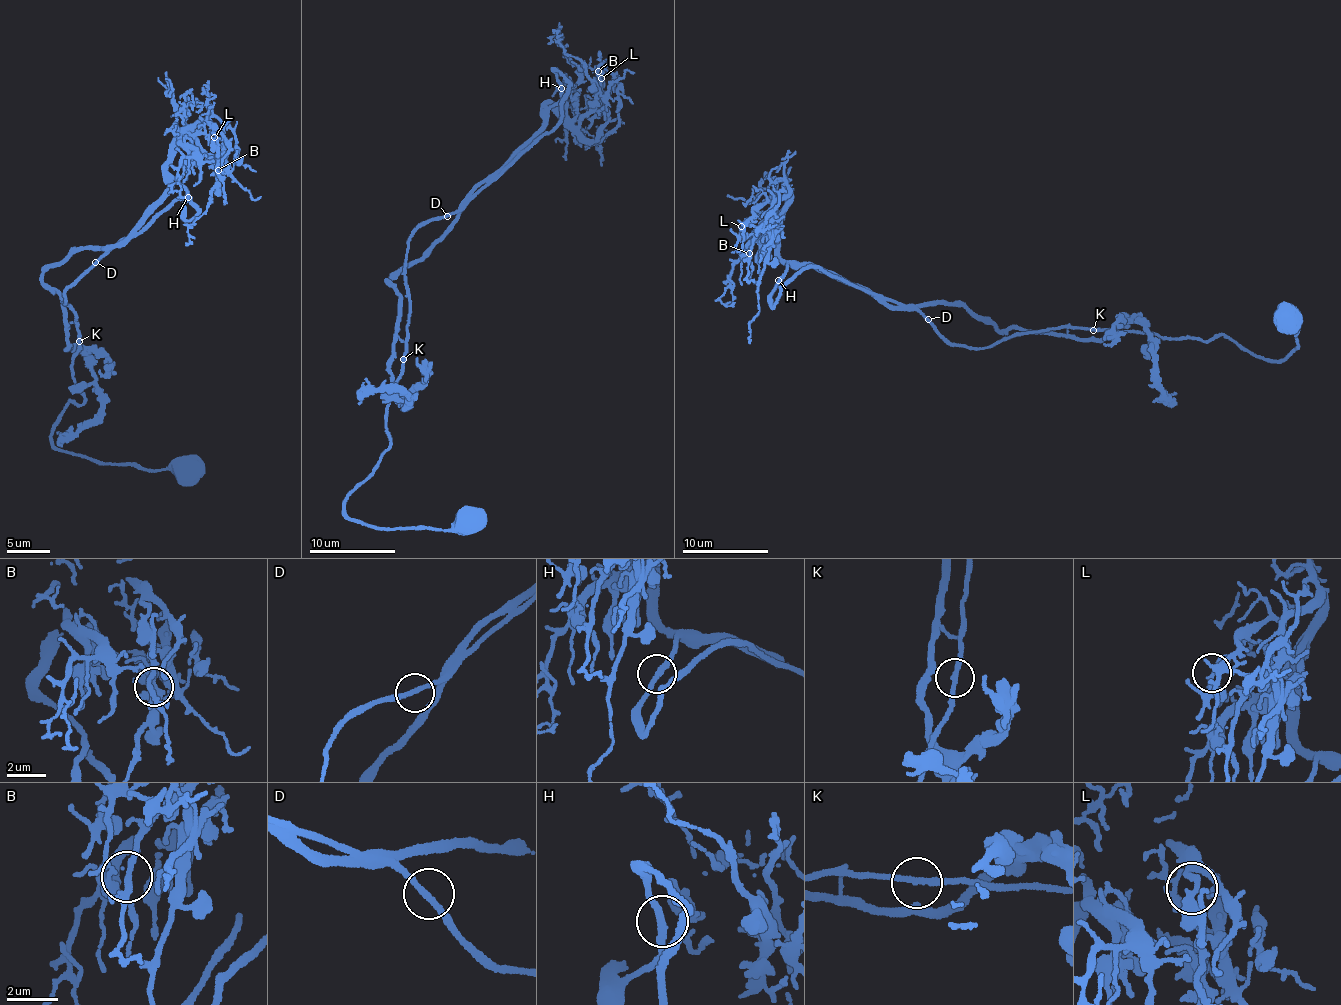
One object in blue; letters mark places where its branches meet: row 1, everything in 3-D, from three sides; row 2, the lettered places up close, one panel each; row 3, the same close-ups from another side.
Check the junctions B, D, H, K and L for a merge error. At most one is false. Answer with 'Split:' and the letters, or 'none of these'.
Split: none of these

